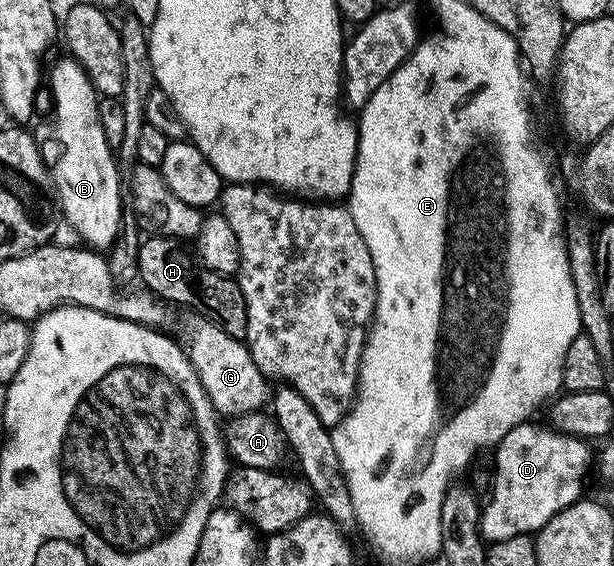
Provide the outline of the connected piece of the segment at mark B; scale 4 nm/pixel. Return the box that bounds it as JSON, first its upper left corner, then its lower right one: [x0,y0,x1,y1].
[49,55,125,251]

